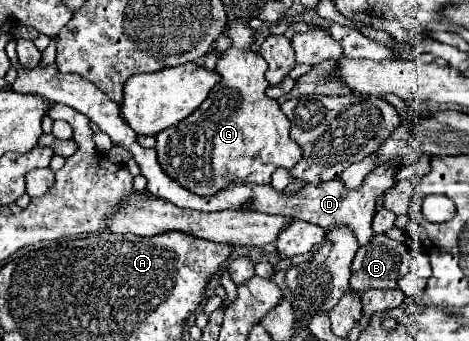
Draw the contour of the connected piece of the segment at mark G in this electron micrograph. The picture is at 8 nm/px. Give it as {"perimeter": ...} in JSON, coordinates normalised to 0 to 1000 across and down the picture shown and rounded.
{"perimeter":[[[488,62],[480,103],[493,114],[493,138],[467,167],[458,196],[458,208],[471,220],[471,238],[450,261],[446,284],[403,343],[394,343],[377,367],[365,367],[360,378],[348,378],[330,402],[330,443],[348,501],[382,543],[420,572],[458,572],[471,548],[501,531],[565,543],[578,531],[578,507],[591,490],[620,496],[642,466],[638,425],[616,402],[616,349],[599,326],[595,302],[565,279],[565,261],[574,255],[565,232],[569,179],[535,144],[535,132],[544,126],[544,91],[518,62]]]}

